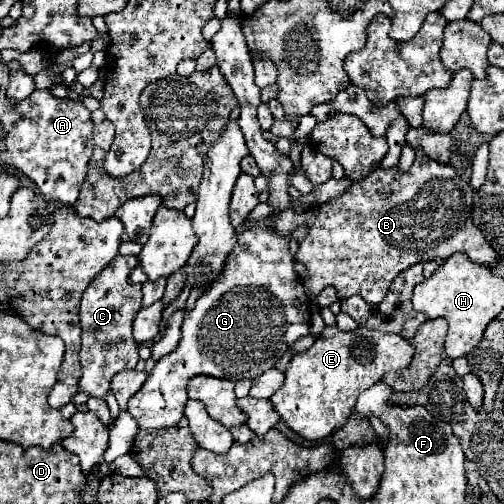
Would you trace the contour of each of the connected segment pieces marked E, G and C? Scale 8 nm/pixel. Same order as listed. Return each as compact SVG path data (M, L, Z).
M325 326L309 350L291 358L285 370L285 382L271 396L271 402L293 432L307 440L321 440L347 424L355 400L363 390L379 382L385 372L407 368L413 352L413 344L397 334L377 332L365 326L357 326L351 332Z
M255 226L239 236L237 246L227 256L223 272L195 304L193 312L183 320L179 346L165 354L145 380L145 388L129 400L127 412L139 422L143 430L159 430L183 418L187 396L187 382L197 374L207 374L227 380L257 378L291 348L291 344L309 334L309 298L303 292L303 282L293 270L293 258L289 254L289 236L279 234L273 226Z
M117 256L105 270L101 270L95 280L89 284L89 288L83 292L81 298L81 328L83 328L83 344L81 344L81 380L79 380L79 392L85 392L89 396L105 398L111 386L111 378L121 372L135 368L139 362L139 344L133 340L131 324L135 314L141 308L141 284L131 282L131 272L137 266L137 256Z

